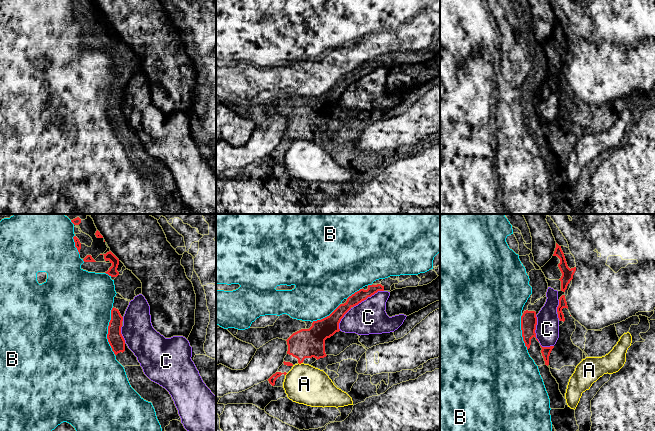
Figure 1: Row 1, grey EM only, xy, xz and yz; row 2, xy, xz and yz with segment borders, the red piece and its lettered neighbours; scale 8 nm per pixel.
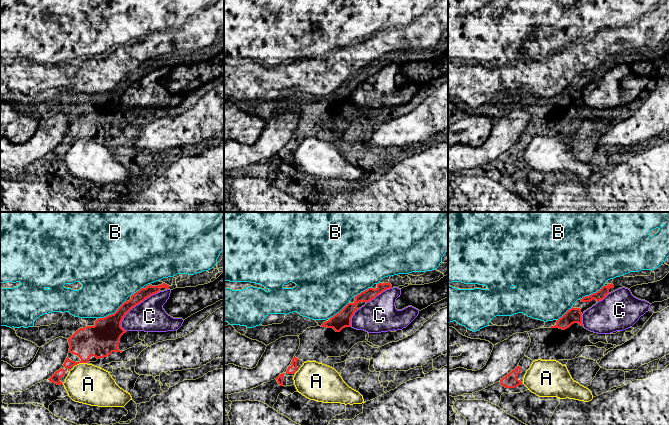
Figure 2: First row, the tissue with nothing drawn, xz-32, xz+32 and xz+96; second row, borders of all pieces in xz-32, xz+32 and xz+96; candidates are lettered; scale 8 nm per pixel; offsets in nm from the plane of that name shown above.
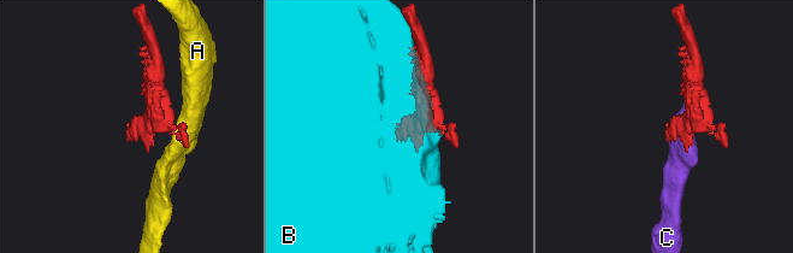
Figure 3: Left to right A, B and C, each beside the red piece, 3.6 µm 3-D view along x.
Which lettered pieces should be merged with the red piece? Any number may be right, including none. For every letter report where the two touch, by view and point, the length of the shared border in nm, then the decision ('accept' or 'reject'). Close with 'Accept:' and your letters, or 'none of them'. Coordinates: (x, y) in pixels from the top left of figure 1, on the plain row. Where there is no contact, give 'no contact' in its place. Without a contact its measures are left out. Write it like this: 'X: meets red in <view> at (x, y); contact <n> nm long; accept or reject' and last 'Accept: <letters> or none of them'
A: meets red in xz at (300, 139); contact 40 nm long; reject
B: meets red in xy at (108, 107); contact 380 nm long; reject
C: meets red in xz at (368, 72); contact 280 nm long; accept
Accept: C

